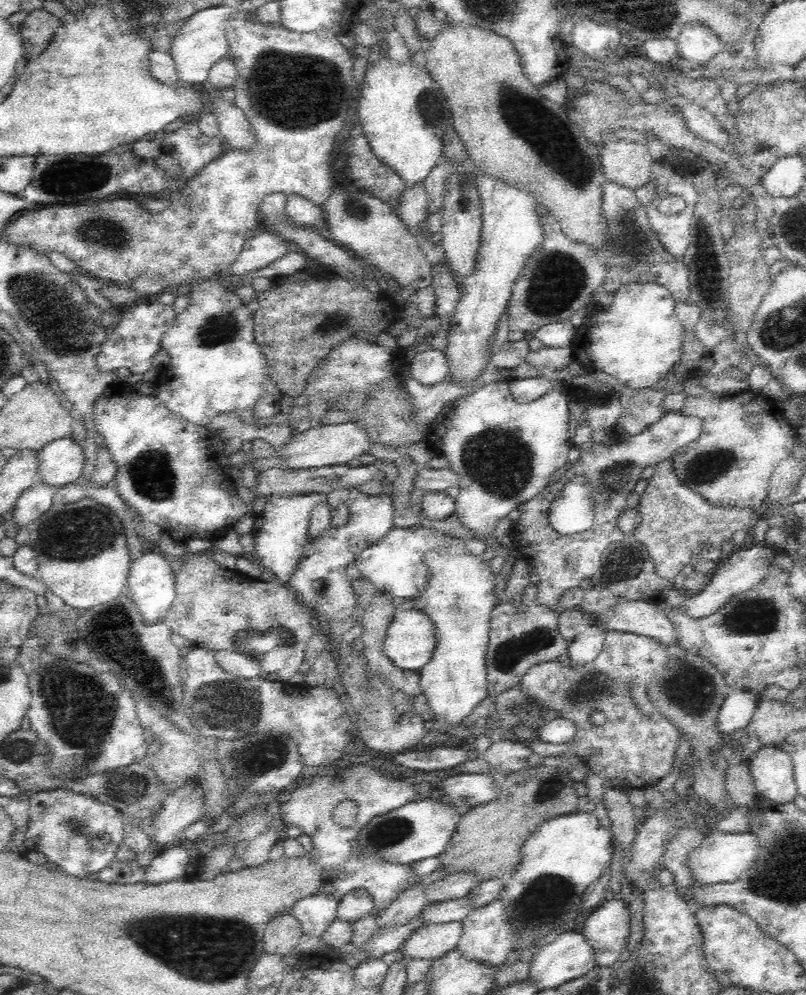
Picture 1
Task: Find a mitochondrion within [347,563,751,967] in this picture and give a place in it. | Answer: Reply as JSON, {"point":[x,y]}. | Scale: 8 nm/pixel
{"point":[546,897]}

